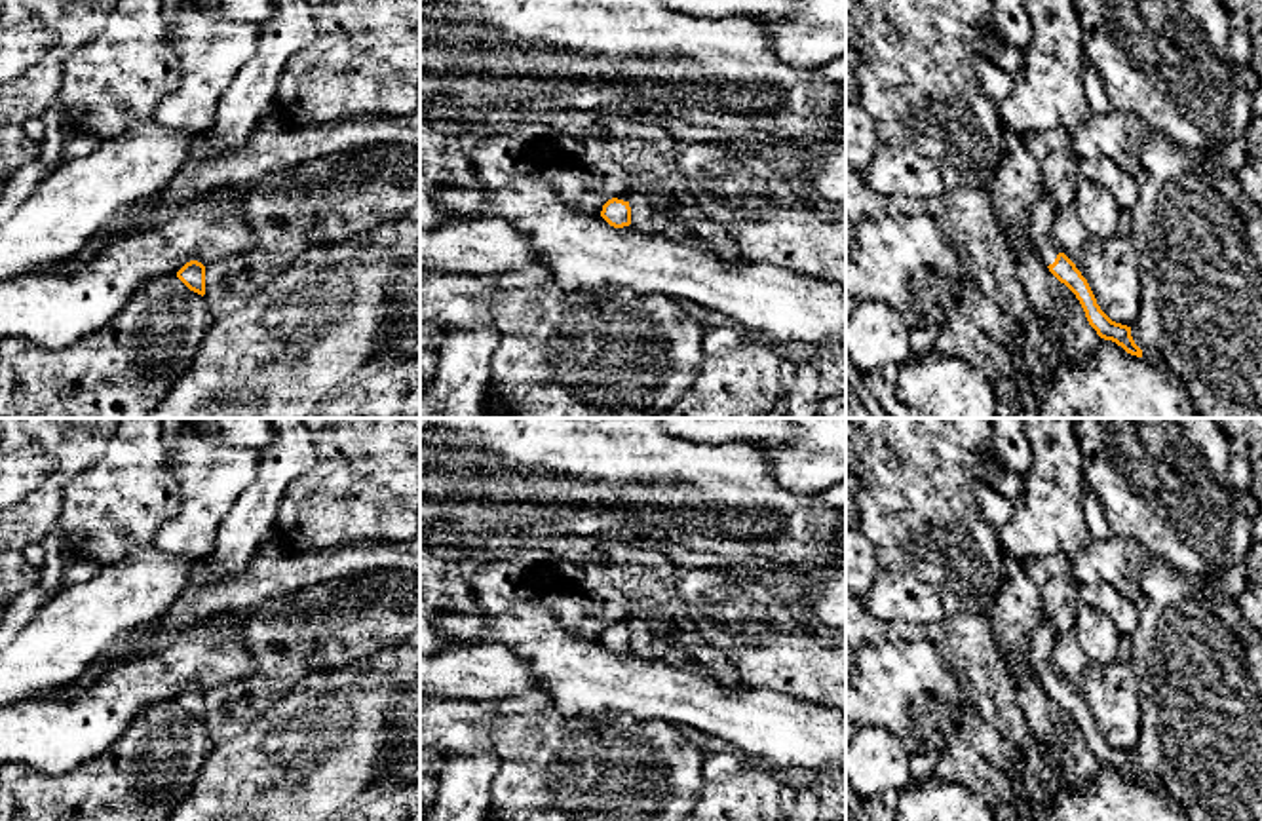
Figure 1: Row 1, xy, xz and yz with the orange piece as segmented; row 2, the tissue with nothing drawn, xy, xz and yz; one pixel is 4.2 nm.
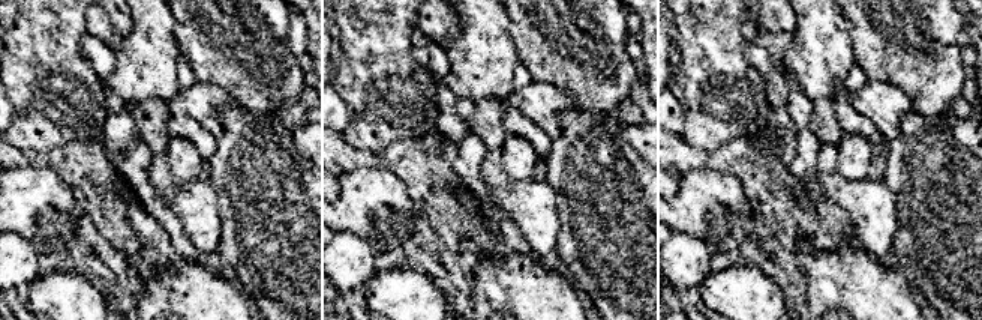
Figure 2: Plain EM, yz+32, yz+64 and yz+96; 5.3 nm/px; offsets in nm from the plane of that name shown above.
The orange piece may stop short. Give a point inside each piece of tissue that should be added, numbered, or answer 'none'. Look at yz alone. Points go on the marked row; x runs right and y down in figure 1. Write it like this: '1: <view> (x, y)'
1: yz (1042, 211)

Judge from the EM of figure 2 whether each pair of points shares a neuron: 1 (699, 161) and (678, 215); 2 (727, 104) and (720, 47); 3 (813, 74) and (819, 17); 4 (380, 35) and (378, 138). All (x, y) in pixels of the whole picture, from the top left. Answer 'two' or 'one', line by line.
1: two
2: one
3: one
4: one

